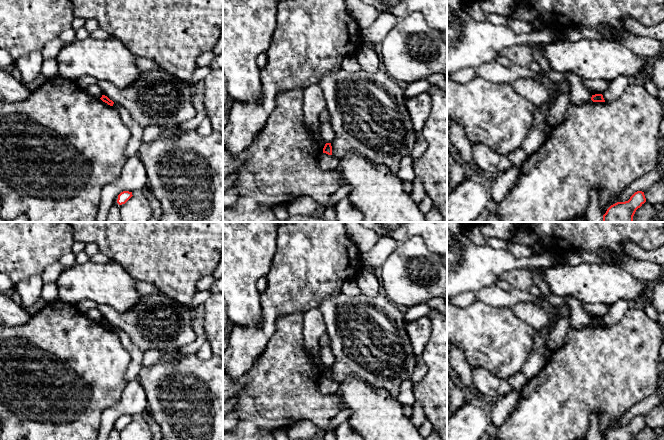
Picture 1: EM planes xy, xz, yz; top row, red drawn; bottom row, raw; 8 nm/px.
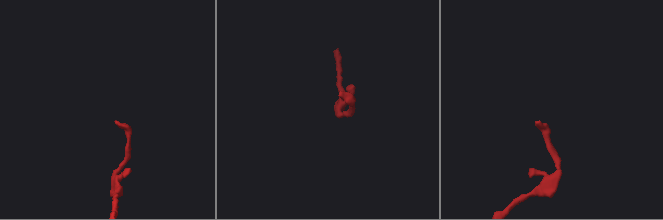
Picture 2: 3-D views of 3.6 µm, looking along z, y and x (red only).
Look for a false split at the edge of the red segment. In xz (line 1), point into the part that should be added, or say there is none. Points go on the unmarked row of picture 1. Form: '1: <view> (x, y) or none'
1: none

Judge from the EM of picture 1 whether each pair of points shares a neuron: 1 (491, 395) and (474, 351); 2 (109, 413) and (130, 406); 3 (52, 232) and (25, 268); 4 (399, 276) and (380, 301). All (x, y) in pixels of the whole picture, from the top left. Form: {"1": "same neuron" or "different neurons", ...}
{"1": "different neurons", "2": "same neuron", "3": "same neuron", "4": "different neurons"}

